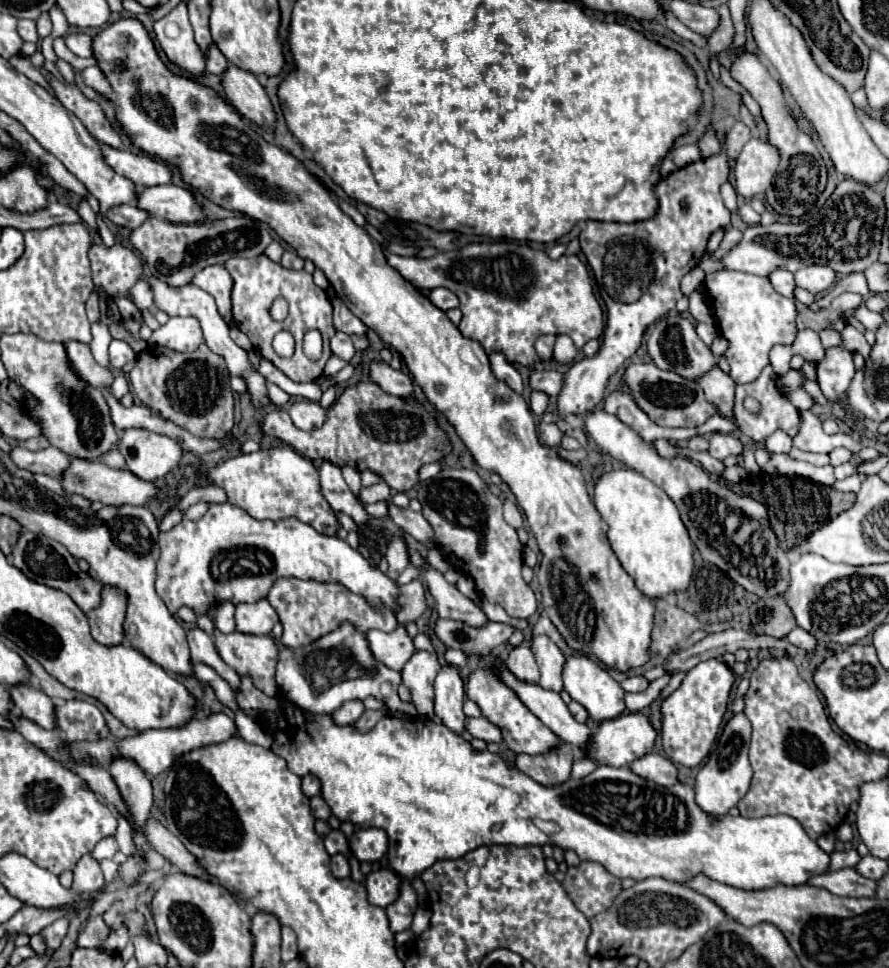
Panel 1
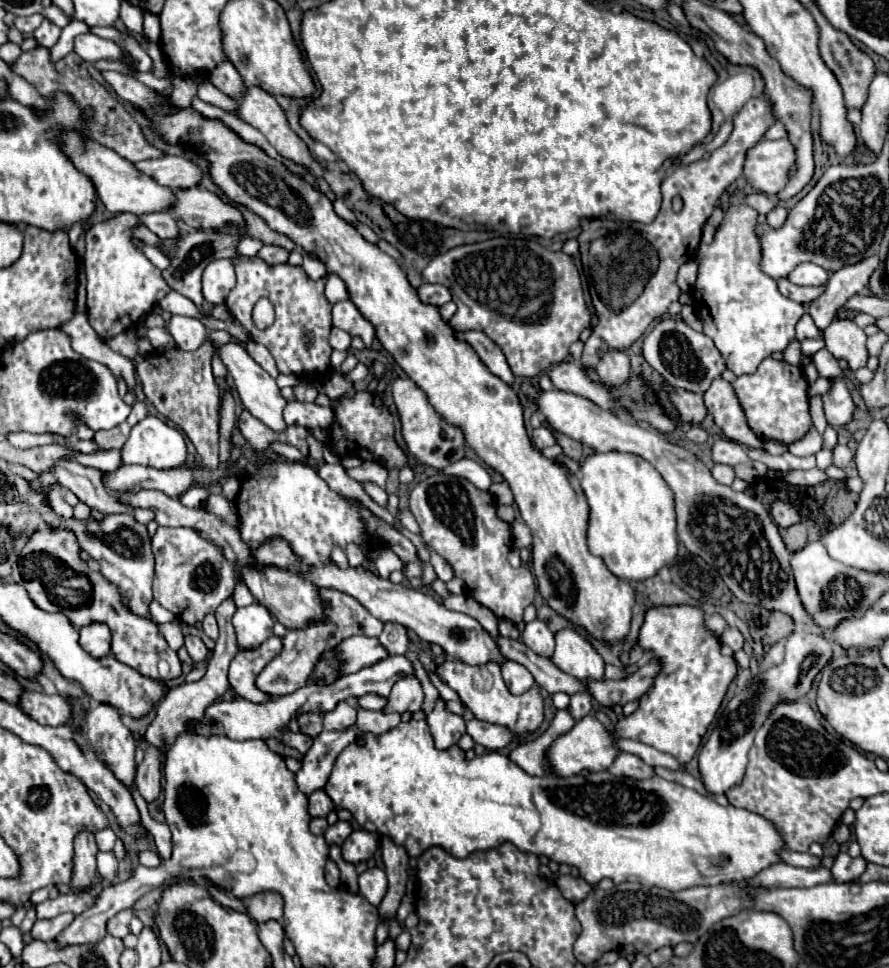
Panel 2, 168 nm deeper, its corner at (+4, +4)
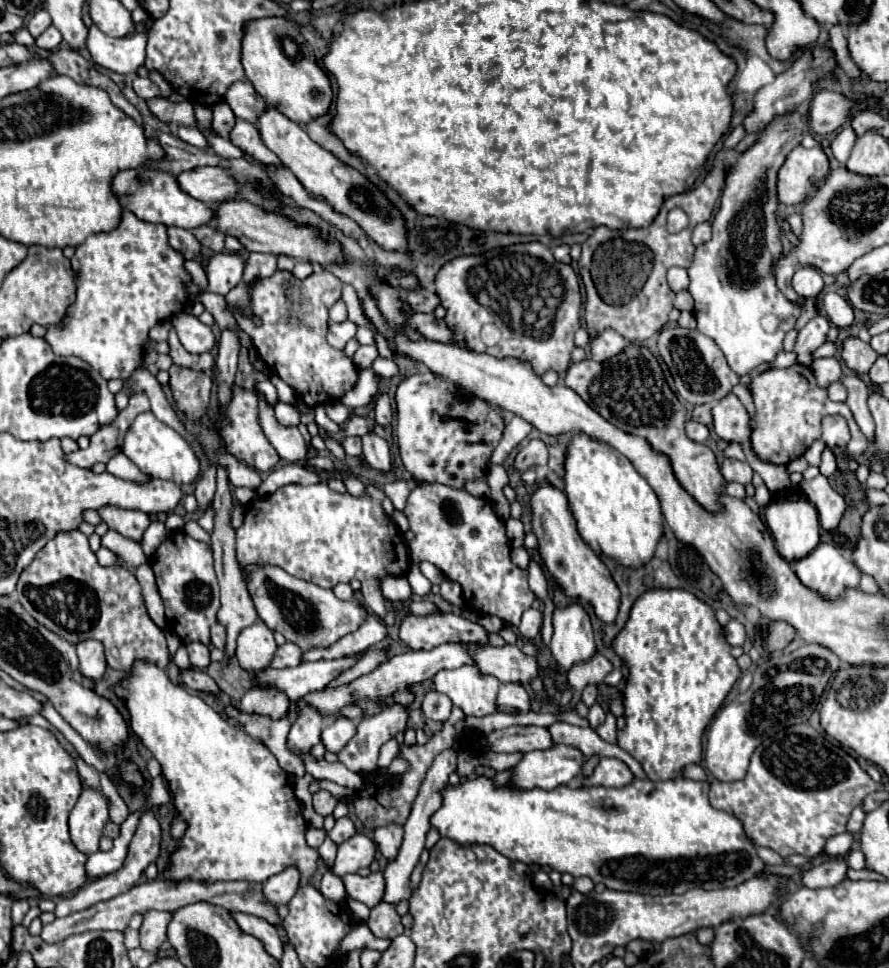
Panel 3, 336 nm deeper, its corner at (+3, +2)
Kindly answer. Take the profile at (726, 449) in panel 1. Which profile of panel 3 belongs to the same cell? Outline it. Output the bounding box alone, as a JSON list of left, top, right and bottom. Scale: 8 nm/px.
[721,459,753,485]

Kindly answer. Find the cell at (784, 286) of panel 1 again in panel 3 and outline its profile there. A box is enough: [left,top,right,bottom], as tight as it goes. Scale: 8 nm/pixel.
[823,293,853,329]

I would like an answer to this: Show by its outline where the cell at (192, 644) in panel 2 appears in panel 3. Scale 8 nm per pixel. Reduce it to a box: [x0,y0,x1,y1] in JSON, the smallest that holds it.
[187,643,211,669]

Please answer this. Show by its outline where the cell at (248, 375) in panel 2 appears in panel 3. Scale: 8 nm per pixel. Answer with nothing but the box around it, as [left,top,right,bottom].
[259,399,307,463]

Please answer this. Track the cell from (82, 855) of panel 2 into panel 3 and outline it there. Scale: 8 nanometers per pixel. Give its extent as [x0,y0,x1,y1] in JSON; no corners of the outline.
[69,789,109,855]

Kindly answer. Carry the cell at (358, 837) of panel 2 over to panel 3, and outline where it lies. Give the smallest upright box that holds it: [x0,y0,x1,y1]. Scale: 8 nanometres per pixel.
[331,833,377,877]

